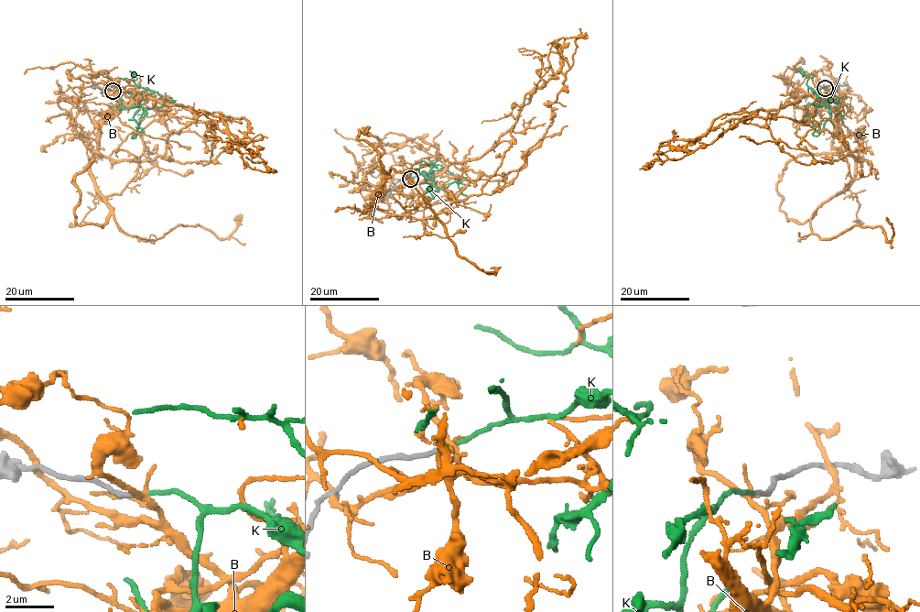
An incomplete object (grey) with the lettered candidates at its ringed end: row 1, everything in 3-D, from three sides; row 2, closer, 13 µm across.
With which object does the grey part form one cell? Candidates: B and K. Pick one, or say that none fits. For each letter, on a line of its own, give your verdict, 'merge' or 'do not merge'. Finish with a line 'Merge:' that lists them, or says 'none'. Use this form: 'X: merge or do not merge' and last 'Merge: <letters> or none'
B: do not merge
K: merge
Merge: K

